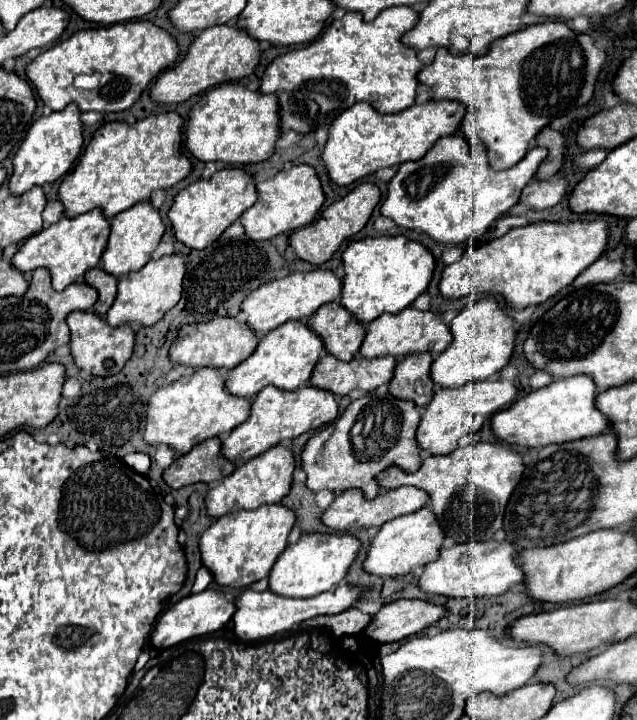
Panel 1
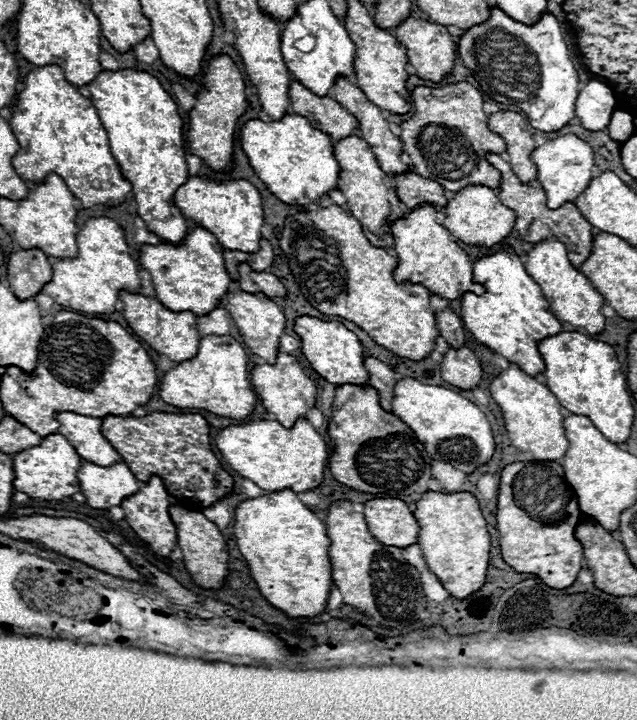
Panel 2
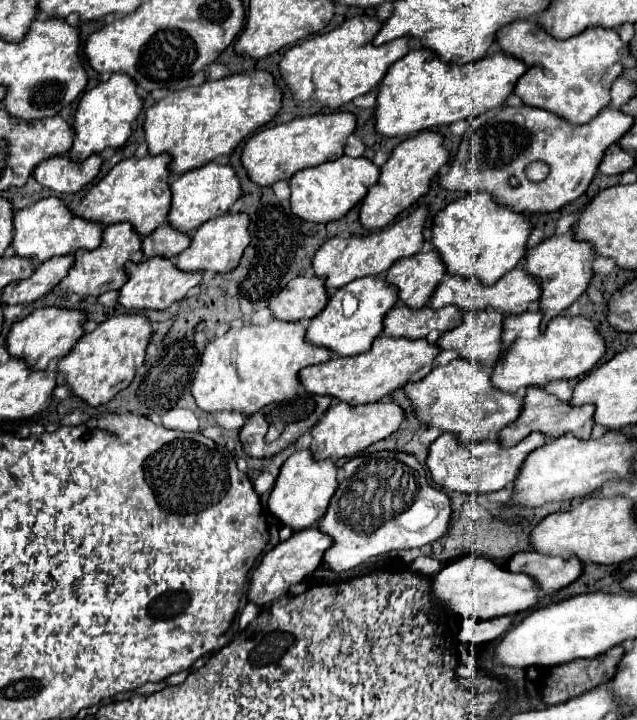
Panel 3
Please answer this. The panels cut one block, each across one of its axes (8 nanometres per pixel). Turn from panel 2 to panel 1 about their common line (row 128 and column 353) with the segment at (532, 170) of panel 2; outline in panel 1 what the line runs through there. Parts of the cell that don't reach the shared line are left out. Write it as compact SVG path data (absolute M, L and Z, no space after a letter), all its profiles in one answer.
M402 486L390 492L380 492L372 500L364 500L362 492L342 492L336 496L336 500L320 514L320 522L336 532L350 532L356 528L370 528L370 526L382 526L386 520L412 514L426 506L426 492L414 488L414 486Z

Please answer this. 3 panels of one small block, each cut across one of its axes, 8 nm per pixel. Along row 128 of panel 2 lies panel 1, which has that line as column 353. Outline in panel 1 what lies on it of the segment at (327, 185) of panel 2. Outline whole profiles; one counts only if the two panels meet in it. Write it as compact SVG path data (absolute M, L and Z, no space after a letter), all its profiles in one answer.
M380 236L380 238L364 238L350 242L348 248L342 252L344 264L344 278L342 278L342 298L340 304L362 324L372 322L380 314L396 314L410 306L430 284L434 274L434 258L432 254L416 240L408 240L406 236Z

